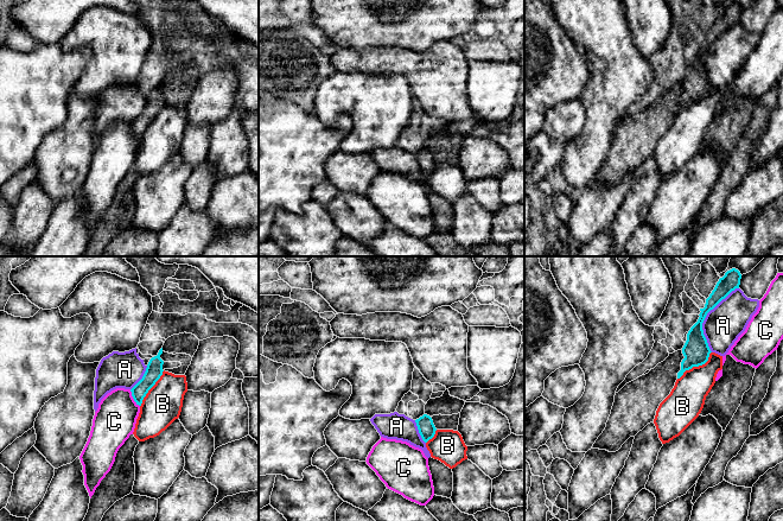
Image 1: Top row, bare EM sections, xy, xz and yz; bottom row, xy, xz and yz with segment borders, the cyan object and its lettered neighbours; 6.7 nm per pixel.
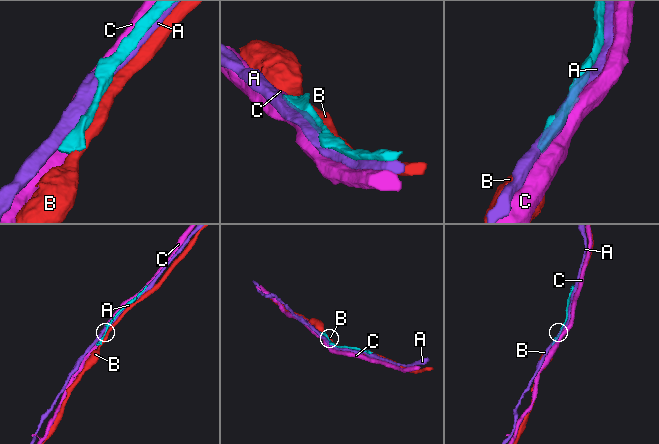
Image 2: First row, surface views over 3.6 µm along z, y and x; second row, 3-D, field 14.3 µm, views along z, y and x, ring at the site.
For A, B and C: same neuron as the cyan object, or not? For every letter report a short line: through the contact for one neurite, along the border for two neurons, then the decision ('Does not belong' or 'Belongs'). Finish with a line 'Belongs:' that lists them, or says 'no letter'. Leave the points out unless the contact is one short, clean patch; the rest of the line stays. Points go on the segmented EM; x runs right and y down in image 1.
A: Does not belong
B: Does not belong
C: Does not belong
Belongs: no letter

